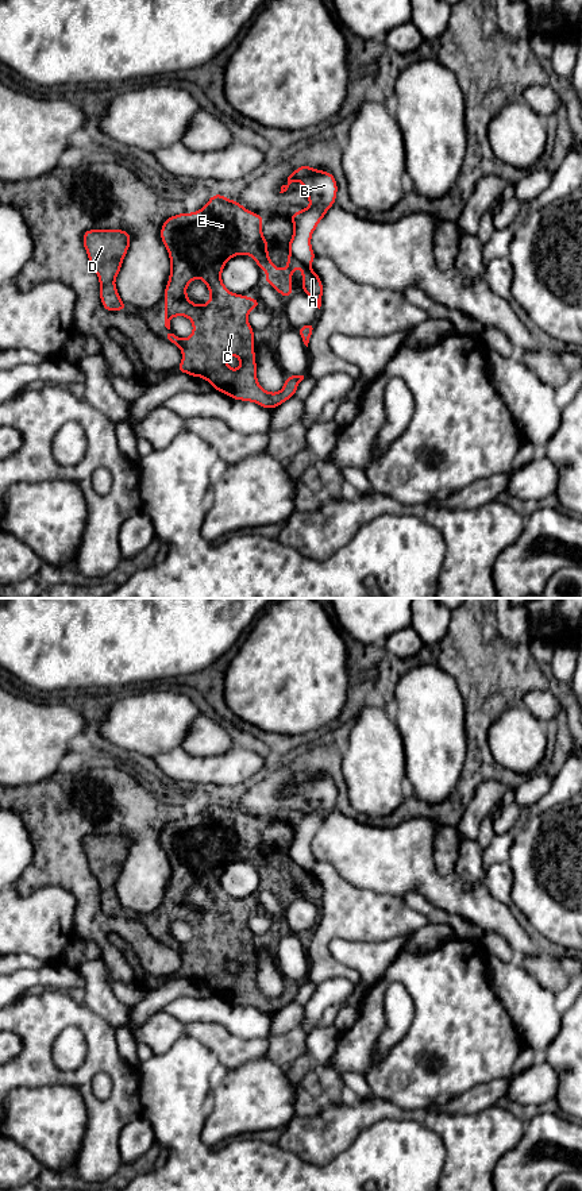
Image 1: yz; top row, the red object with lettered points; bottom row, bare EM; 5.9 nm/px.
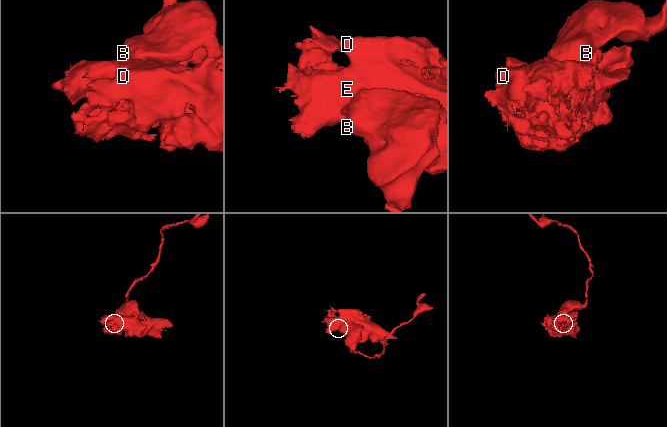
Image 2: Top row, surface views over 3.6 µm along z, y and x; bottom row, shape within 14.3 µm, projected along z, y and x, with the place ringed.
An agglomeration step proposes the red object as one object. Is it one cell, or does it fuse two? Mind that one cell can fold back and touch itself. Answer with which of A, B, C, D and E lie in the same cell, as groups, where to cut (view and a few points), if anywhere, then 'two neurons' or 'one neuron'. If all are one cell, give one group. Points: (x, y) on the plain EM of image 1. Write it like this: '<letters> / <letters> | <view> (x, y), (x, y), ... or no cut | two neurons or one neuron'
A C D E / B | yz (290, 859), (297, 871) | two neurons

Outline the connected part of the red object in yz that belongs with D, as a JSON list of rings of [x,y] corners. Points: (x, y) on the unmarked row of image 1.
[[[86,835],[82,840],[90,872],[100,886],[100,905],[104,914],[126,916],[115,891],[123,864],[131,848],[130,837],[124,835]]]

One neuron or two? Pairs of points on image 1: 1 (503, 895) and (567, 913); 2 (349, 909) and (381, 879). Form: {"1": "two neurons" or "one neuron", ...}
{"1": "one neuron", "2": "two neurons"}

